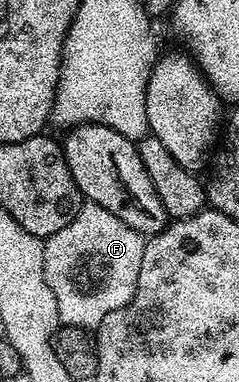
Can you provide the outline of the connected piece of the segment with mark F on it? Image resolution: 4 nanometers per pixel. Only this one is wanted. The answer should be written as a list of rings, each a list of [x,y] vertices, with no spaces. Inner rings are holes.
[[[89,200],[66,227],[45,238],[43,274],[58,305],[61,324],[96,329],[106,315],[125,306],[137,289],[144,243],[143,234]]]

